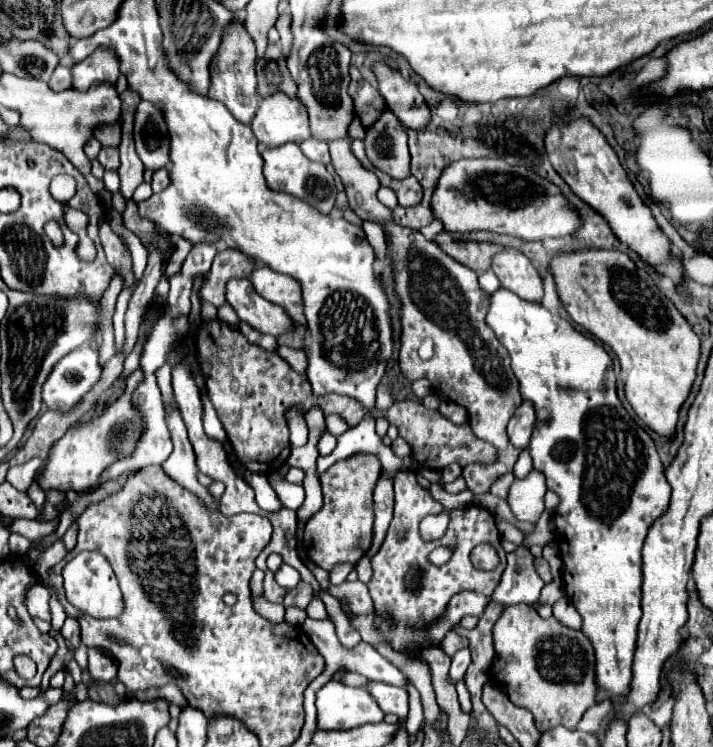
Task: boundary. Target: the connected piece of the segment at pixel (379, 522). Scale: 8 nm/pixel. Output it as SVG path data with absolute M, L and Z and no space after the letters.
M388 473L380 475L380 485L376 485L374 491L374 513L376 513L376 521L374 521L374 539L372 539L372 547L366 553L368 557L372 557L386 535L386 529L390 525L392 519L392 511L394 511L394 479L390 479Z

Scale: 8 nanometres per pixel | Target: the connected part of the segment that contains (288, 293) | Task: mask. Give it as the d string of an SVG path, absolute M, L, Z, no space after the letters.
M256 265L254 273L248 277L254 285L254 289L264 295L268 301L278 303L284 307L290 317L306 327L306 317L304 317L304 301L302 301L302 287L300 281L294 281L292 277L286 277L282 273L272 271L268 265Z

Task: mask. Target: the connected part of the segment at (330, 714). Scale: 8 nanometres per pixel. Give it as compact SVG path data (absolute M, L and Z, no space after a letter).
M328 681L316 693L316 707L316 723L322 731L354 729L384 719L384 711L366 689L348 687L338 681Z

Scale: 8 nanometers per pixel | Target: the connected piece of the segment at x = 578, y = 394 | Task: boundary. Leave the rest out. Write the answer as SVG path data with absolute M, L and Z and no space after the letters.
M498 289L492 295L492 305L486 317L486 323L492 327L492 331L496 333L498 341L508 349L510 357L512 357L512 371L520 383L520 395L522 399L528 399L534 405L536 411L536 423L534 423L534 433L530 439L530 455L534 459L534 469L542 471L546 475L546 483L548 489L554 491L560 497L560 503L554 511L554 523L556 523L556 541L560 547L560 555L564 561L562 567L562 581L566 585L566 591L574 603L574 607L578 609L578 613L582 615L582 631L584 635L592 641L594 649L596 649L596 681L598 685L606 687L608 691L608 699L614 695L626 695L626 691L630 689L630 679L632 679L632 657L634 657L634 647L636 647L636 631L638 631L638 619L642 615L640 611L640 595L642 595L642 545L644 539L650 531L650 527L654 525L656 519L660 519L670 503L670 485L662 473L662 461L658 457L656 451L656 443L652 441L650 433L640 427L624 409L622 401L618 399L616 393L616 379L612 373L612 357L606 353L606 349L602 347L602 343L582 335L578 329L574 329L566 319L552 315L548 309L544 309L544 305L540 303L530 303L520 299L518 295L514 295L512 291L506 289Z

